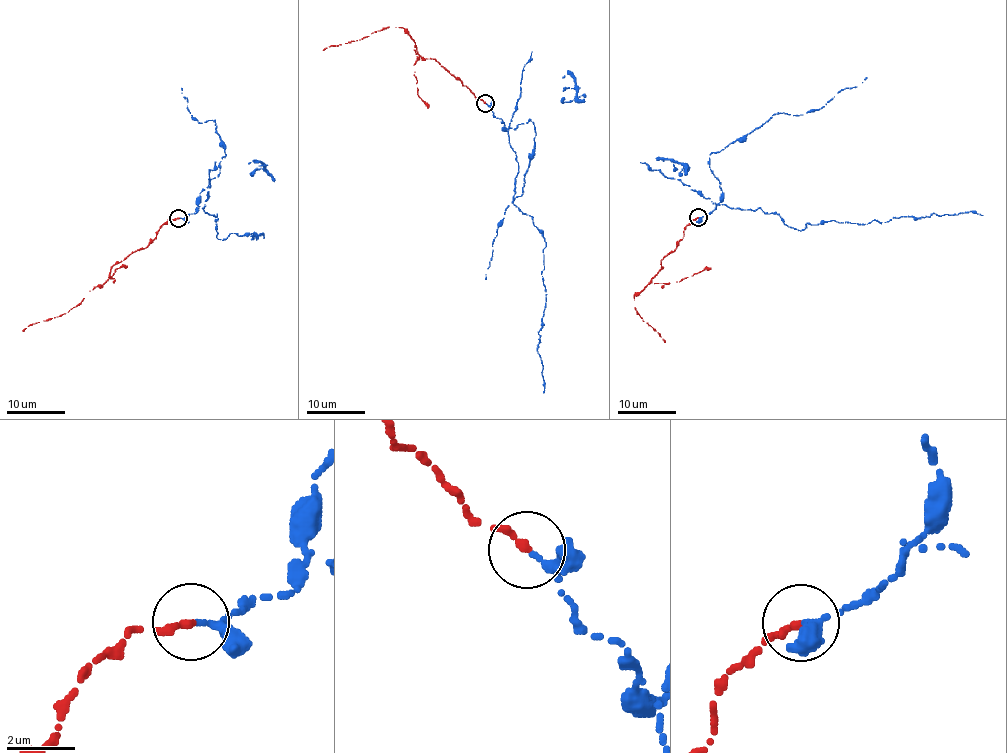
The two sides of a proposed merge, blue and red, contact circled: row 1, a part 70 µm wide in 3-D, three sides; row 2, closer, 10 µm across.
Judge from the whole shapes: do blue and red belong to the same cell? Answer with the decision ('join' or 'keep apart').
join

